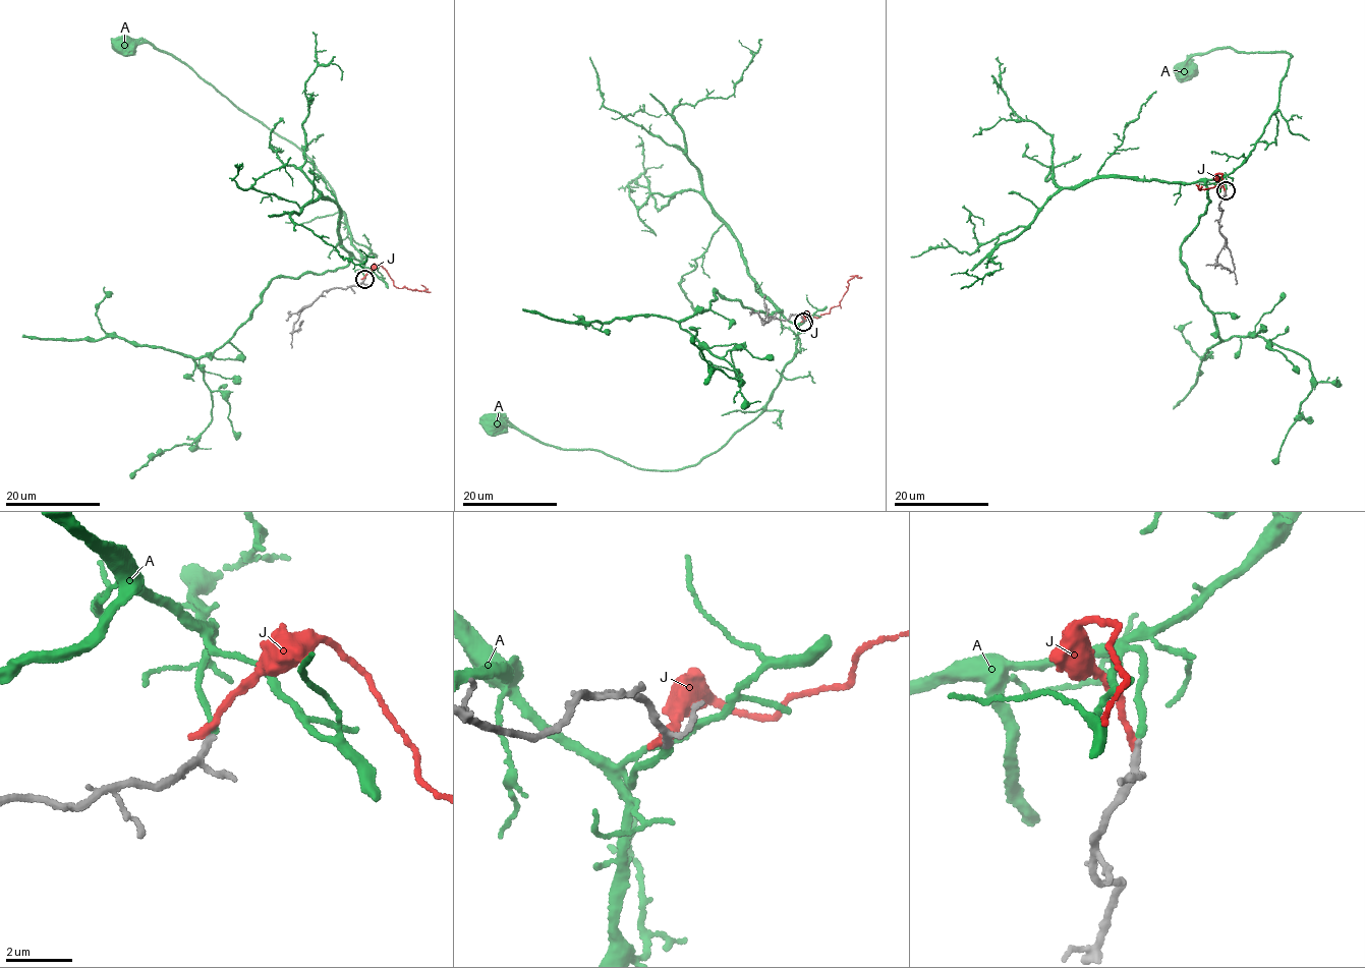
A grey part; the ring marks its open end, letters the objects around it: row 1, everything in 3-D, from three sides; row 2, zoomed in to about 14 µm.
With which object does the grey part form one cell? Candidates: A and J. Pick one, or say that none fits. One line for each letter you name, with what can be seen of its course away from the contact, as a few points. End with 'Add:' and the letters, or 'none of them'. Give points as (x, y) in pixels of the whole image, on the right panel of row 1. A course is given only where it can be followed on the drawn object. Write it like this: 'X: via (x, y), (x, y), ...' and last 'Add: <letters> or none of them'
A: via (1226, 190), (1225, 179), (1253, 149), (1277, 104), (1280, 82), (1292, 56), (1215, 49), (1190, 56), (1185, 72)
Add: A

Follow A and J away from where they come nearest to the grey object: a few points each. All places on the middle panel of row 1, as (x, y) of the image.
A: (803, 322), (793, 358), (765, 407), (693, 465), (649, 470), (629, 465), (596, 450), (544, 443), (497, 421)
J: (802, 321), (829, 312), (843, 297), (848, 281), (855, 276), (862, 277)

